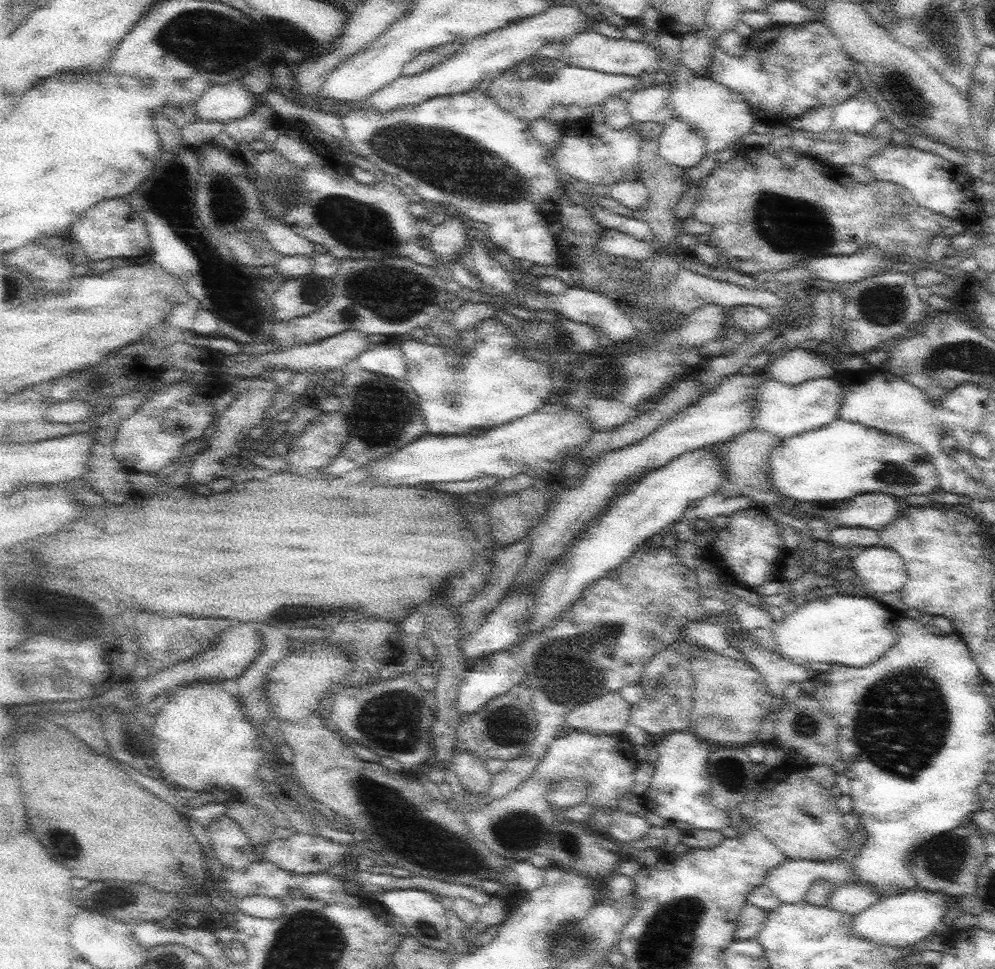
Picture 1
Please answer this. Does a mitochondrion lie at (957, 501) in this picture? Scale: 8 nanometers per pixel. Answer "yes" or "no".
no

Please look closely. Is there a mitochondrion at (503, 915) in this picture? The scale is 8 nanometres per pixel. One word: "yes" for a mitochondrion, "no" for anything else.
no

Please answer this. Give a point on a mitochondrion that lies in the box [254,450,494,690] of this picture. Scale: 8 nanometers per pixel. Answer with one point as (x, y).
(447, 596)

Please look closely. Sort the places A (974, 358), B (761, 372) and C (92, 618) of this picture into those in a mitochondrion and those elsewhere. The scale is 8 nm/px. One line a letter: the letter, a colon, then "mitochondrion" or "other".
A: mitochondrion
B: other
C: mitochondrion

